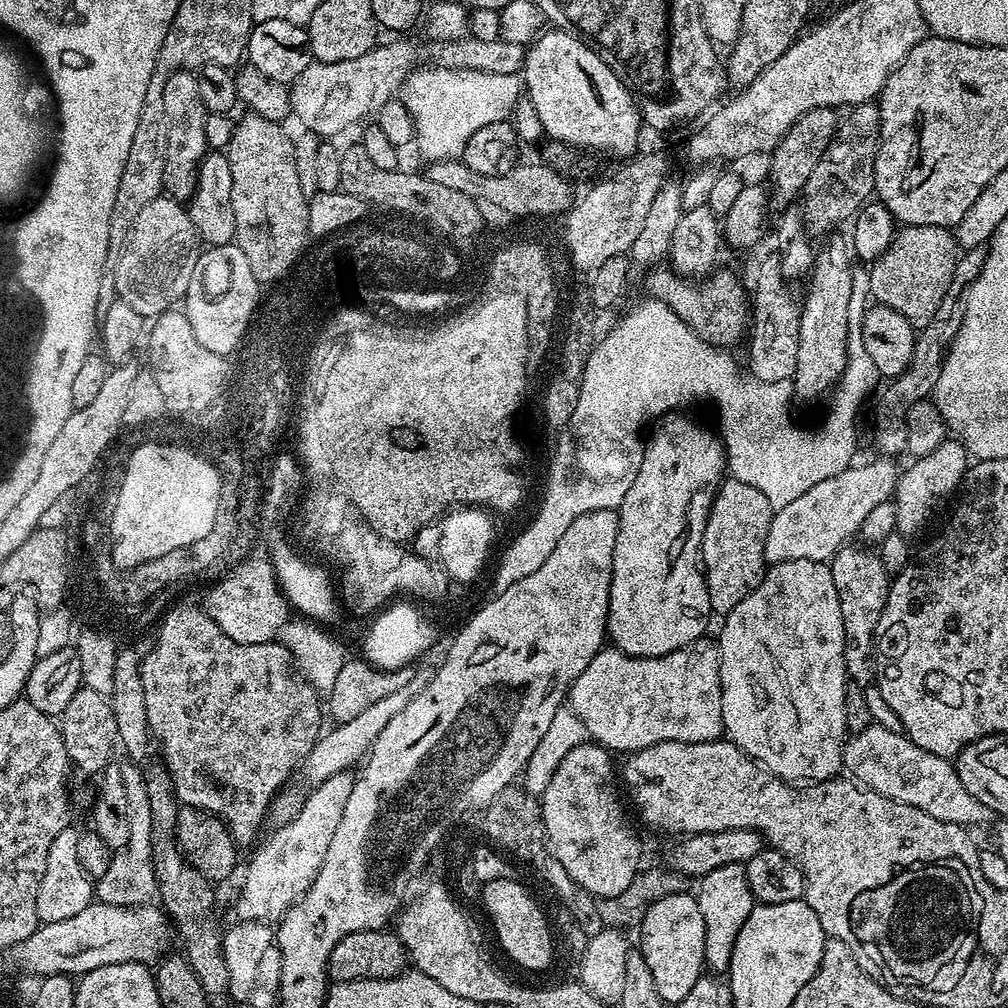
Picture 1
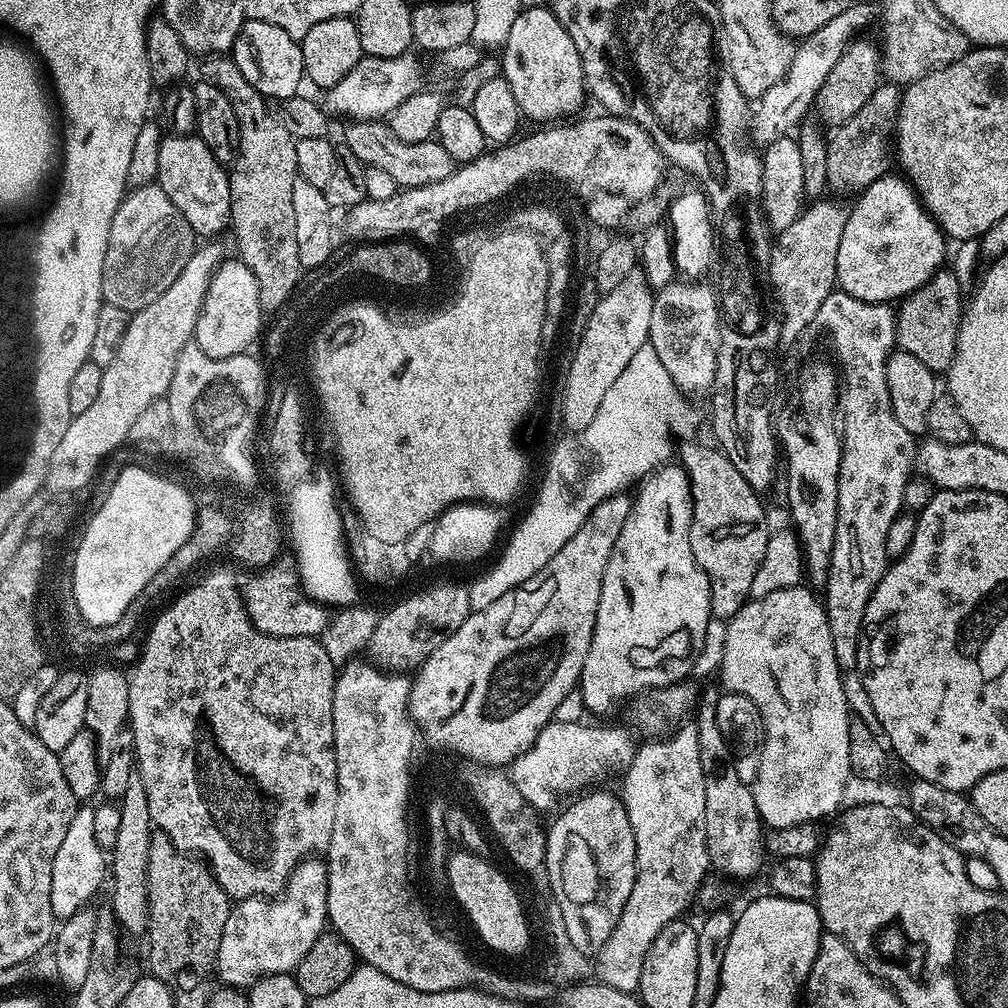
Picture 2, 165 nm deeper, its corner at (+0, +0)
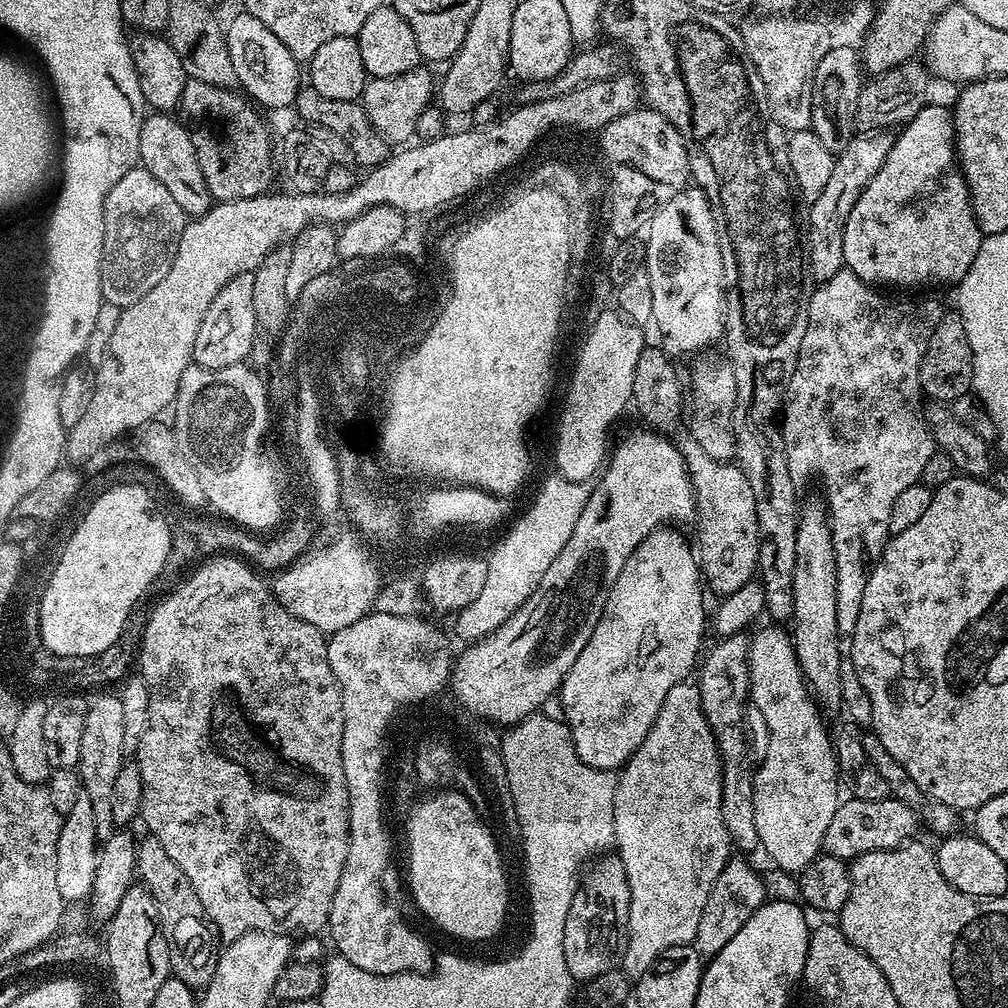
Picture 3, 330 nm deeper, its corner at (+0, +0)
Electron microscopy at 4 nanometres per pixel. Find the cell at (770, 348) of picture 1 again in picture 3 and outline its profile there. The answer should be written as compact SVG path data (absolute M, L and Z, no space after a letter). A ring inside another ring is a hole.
M864 130L853 135L852 141L841 151L835 153L834 171L826 182L822 195L807 209L808 228L806 224L806 263L813 281L819 282L834 278L844 267L842 238L846 230L846 218L854 210L854 202L866 190L866 186L882 170L882 162L892 149L893 133L888 130Z

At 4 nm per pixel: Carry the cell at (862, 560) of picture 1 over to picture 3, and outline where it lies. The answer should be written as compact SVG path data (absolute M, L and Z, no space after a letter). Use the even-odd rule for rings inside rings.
M841 268L834 278L819 281L815 285L808 302L808 325L806 326L806 338L802 338L800 353L796 356L794 374L788 383L788 389L784 391L784 406L778 416L778 427L780 437L784 443L784 458L789 464L789 470L793 474L800 472L820 472L820 480L824 483L824 496L828 510L828 525L834 538L834 558L838 562L838 630L840 631L840 657L842 658L842 698L843 707L848 708L851 723L859 724L861 729L868 730L872 727L874 710L870 706L870 694L862 686L858 674L854 670L854 654L852 653L852 638L850 634L856 629L858 622L858 610L862 610L862 594L866 594L866 582L870 578L872 568L880 560L880 555L884 553L884 547L889 542L888 531L890 530L890 506L894 506L898 494L906 490L906 486L914 486L921 483L921 476L929 461L932 452L937 451L936 443L932 441L932 435L928 432L928 427L924 425L922 419L922 389L920 387L920 367L924 351L928 349L928 343L932 337L932 332L940 325L942 311L940 304L936 300L899 300L899 295L883 296L879 287L862 282L858 274L854 274L848 268Z

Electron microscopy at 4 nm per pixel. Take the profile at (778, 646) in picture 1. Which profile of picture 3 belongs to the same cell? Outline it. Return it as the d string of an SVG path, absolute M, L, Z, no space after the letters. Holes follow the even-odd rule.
M772 627L776 628L764 628L756 637L753 635L748 646L748 669L752 683L750 700L753 705L756 703L756 708L764 719L764 728L768 731L768 749L764 752L764 761L758 764L752 778L754 826L758 830L759 847L768 851L769 858L782 871L798 874L806 866L810 866L815 856L821 855L826 826L830 826L834 810L842 803L842 785L830 728L828 732L822 709L804 680L792 637L785 629L784 632L780 629L783 627Z

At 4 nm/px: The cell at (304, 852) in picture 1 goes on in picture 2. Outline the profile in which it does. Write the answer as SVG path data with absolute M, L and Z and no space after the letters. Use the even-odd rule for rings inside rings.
M304 858L296 865L296 868L288 875L288 883L284 885L279 894L273 895L269 898L265 896L247 896L245 900L233 903L232 912L226 918L226 926L222 930L222 938L220 945L216 951L215 969L225 976L227 983L232 986L251 986L265 974L274 972L291 973L302 962L302 958L306 958L306 950L310 950L310 946L314 946L314 942L318 942L318 938L326 930L326 925L329 923L328 919L328 865L323 859L312 860L313 858Z

